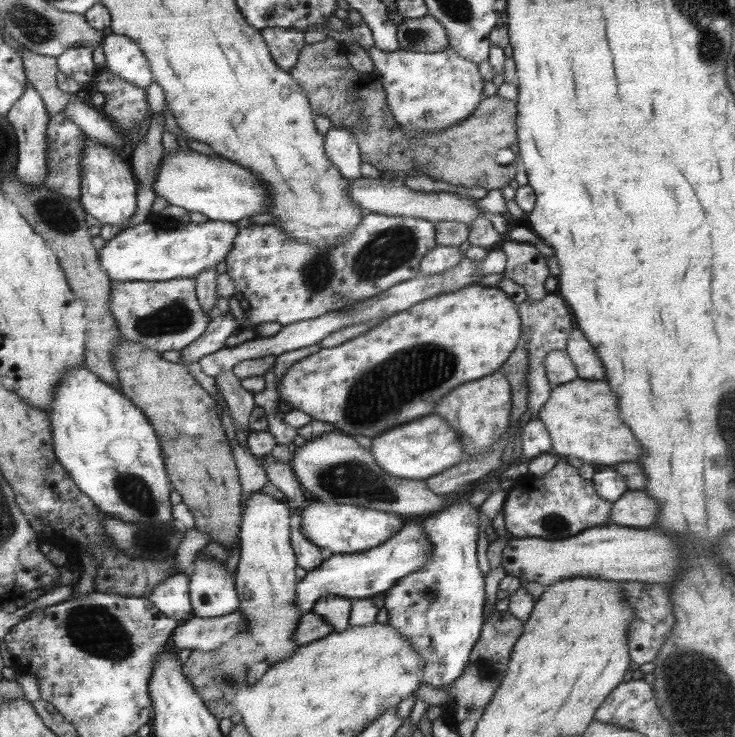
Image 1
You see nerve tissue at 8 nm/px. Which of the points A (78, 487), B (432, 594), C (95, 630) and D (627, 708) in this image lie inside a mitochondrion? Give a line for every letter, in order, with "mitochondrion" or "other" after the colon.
A: other
B: mitochondrion
C: mitochondrion
D: other

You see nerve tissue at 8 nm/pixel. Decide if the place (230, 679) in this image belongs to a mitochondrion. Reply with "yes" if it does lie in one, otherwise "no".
yes

